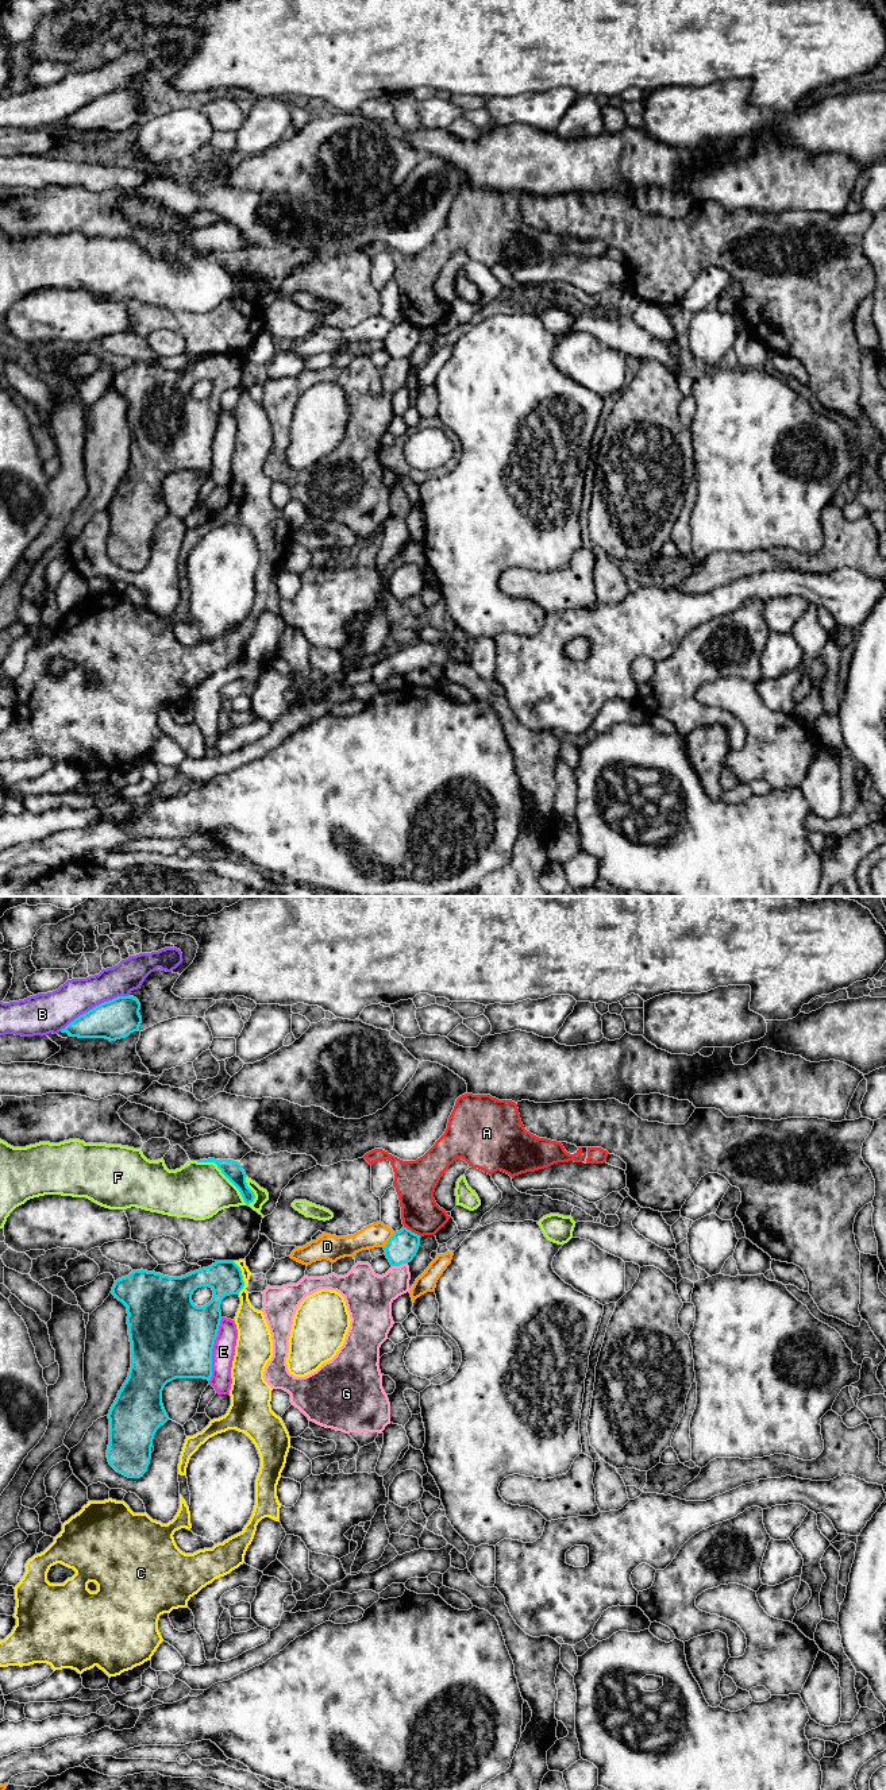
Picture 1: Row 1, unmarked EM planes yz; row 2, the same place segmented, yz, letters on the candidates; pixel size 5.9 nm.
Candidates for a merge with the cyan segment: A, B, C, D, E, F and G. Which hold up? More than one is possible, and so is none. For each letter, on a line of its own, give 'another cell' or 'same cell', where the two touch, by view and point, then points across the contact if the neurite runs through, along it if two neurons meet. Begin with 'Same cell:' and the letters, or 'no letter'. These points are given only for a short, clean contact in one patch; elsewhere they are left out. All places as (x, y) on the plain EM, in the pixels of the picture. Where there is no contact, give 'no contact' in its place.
Same cell: no letter
A: another cell | yz (411, 324) | along yz (404, 319), (420, 330)
B: another cell | yz (93, 100)
C: another cell | yz (242, 370)
D: another cell | yz (389, 334)
E: another cell | yz (212, 440)
F: another cell | yz (227, 270)
G: another cell | yz (399, 358)

